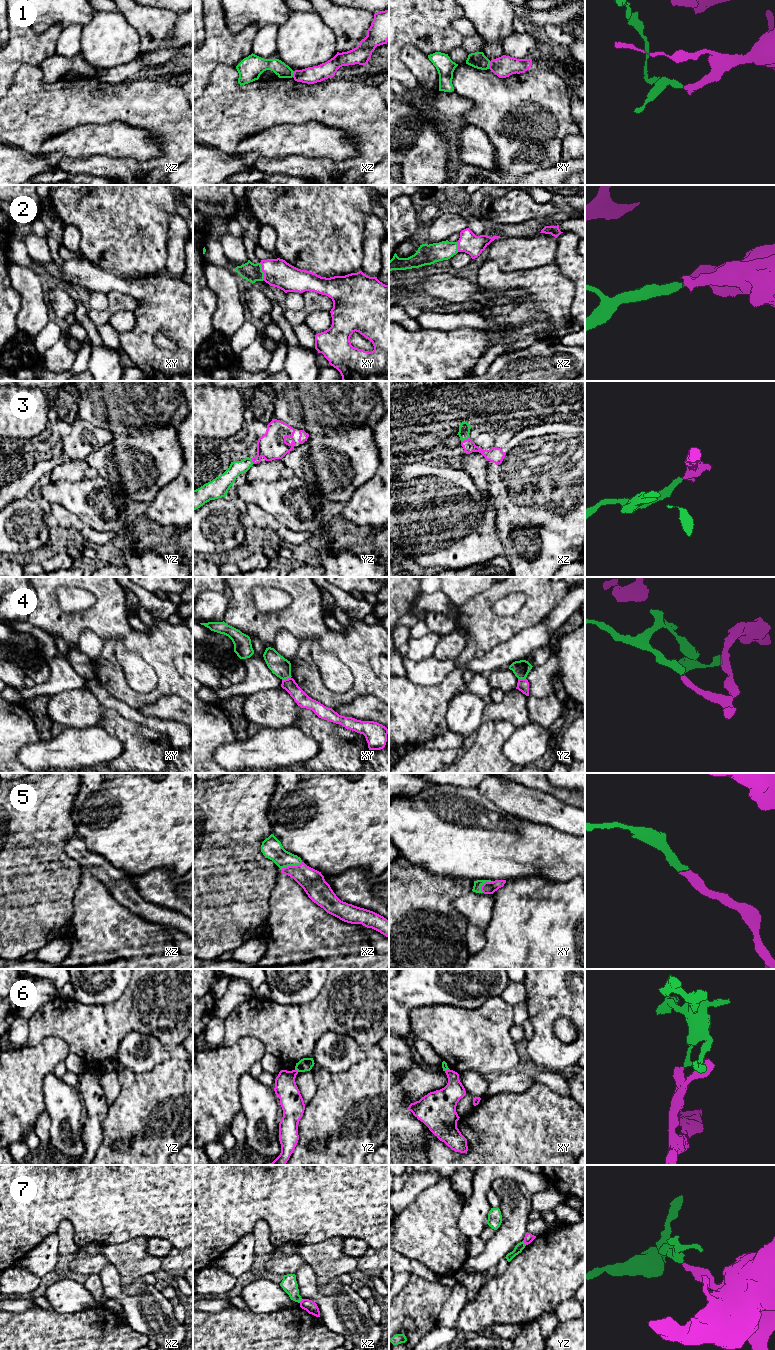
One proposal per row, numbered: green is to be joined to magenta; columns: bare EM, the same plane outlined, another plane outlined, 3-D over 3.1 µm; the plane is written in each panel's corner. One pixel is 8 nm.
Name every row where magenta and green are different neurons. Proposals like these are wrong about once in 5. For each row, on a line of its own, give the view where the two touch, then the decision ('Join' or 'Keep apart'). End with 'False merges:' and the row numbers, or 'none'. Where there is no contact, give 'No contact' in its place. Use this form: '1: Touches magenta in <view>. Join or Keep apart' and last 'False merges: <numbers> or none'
1: Touches magenta in xy. Keep apart
2: Touches magenta in xy. Join
3: Touches magenta in xz. Join
4: Touches magenta in xy. Keep apart
5: Touches magenta in xz. Join
6: Touches magenta in yz. Keep apart
7: Touches magenta in yz. Keep apart
False merges: 1, 4, 6, 7

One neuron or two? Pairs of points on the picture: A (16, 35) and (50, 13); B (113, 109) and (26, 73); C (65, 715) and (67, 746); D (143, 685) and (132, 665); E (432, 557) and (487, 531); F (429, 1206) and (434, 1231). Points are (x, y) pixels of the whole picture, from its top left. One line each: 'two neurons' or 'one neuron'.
A: two neurons
B: one neuron
C: two neurons
D: one neuron
E: one neuron
F: one neuron

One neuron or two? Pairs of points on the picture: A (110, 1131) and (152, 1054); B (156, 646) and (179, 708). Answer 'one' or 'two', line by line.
A: two
B: two

